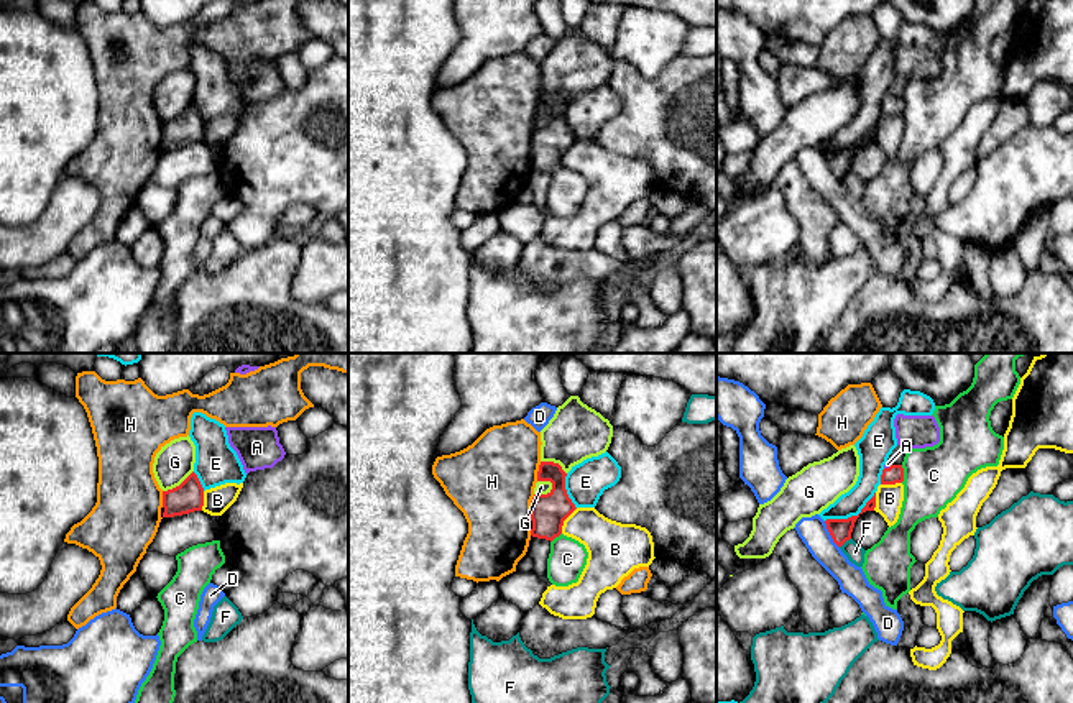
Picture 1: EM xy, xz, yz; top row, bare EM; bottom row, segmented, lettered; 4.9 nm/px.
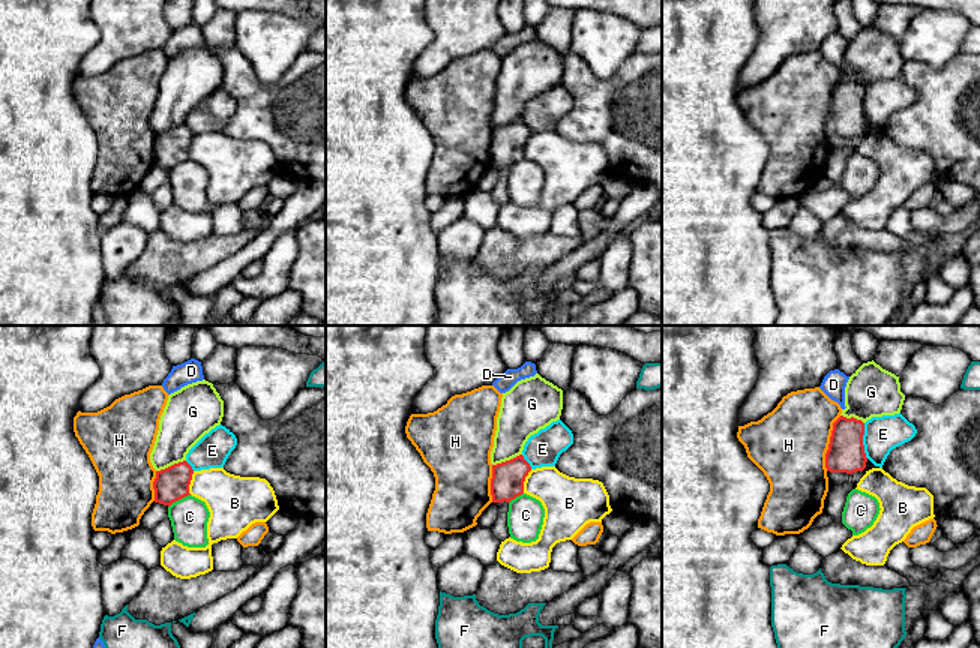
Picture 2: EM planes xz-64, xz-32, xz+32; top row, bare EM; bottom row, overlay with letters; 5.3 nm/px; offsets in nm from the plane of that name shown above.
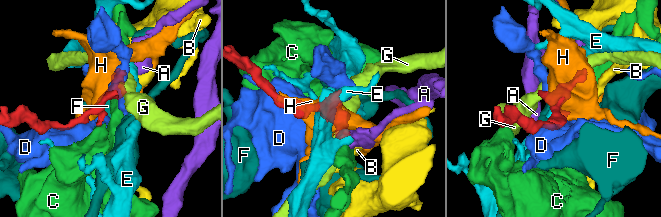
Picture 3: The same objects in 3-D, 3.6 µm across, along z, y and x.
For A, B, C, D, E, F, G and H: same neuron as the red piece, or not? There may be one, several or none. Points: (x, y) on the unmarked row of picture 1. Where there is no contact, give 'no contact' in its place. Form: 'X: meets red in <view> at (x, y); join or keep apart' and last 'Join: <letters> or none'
A: meets red in yz at (889, 99); join
B: meets red in xz at (564, 151); keep apart
C: meets red in yz at (902, 105); keep apart
D: meets red in yz at (830, 166); keep apart
E: meets red in yz at (851, 148); keep apart
F: meets red in yz at (845, 173); keep apart
G: meets red in xz at (544, 127); keep apart
H: meets red in xz at (531, 140); keep apart
Join: A

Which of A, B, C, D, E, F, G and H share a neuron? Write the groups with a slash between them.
A / B / C / D / E / F / G / H

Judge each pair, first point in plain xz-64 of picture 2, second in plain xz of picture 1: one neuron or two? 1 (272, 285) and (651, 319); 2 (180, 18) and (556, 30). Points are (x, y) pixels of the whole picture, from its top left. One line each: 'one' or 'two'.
1: two
2: one

